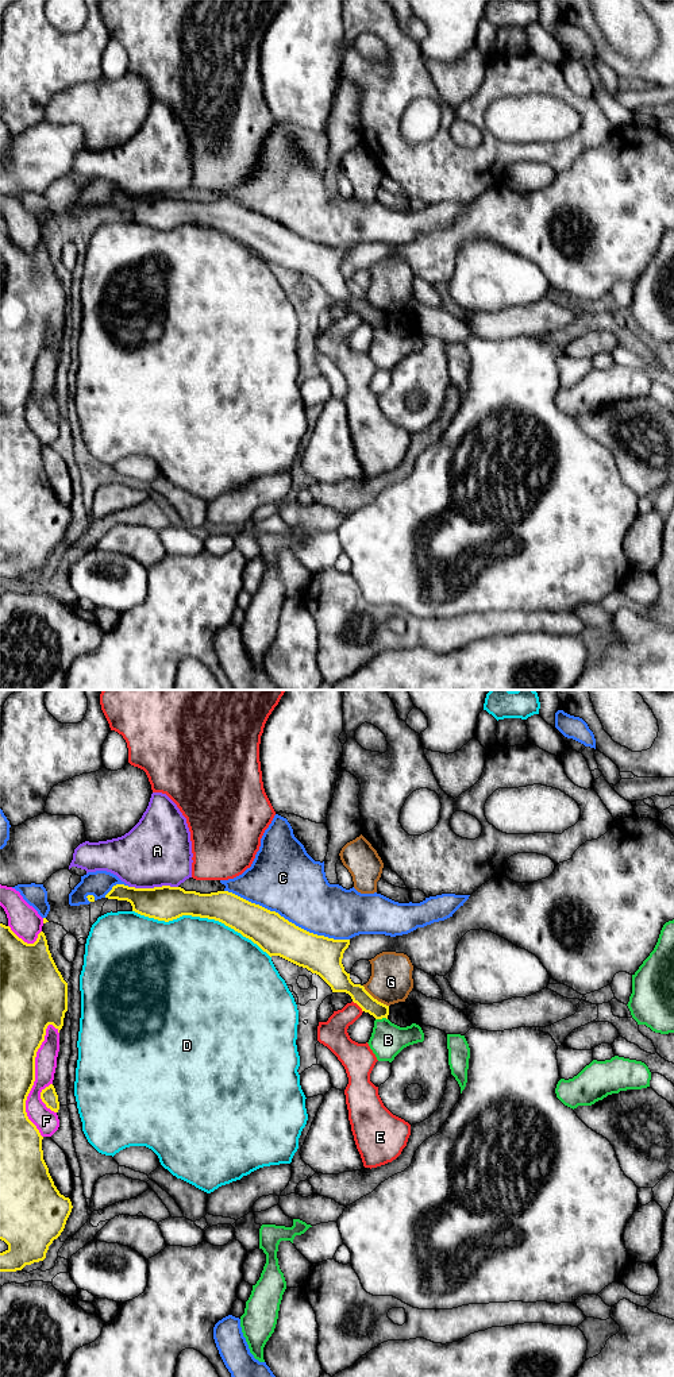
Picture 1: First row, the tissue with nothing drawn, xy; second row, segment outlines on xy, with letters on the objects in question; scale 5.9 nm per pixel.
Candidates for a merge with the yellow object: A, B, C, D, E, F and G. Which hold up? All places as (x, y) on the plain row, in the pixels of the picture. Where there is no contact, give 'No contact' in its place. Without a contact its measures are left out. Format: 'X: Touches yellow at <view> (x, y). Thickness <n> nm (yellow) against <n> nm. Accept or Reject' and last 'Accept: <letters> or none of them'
A: Touches yellow at xy (154, 196). Thickness 200 nm (yellow) against 400 nm. Reject
B: Touches yellow at xy (381, 327). Thickness 100 nm (yellow) against 200 nm. Reject
C: Touches yellow at xy (287, 228). Thickness 240 nm (yellow) against 400 nm. Reject
D: Touches yellow at xy (201, 226). Thickness 200 nm (yellow) against 500 nm. Reject
E: Touches yellow at xy (358, 313). Thickness 150 nm (yellow) against 160 nm. Reject
F: Touches yellow at xy (34, 389). Thickness 240 nm (yellow) against 140 nm. Reject
G: Touches yellow at xy (376, 308). Thickness 130 nm (yellow) against 260 nm. Reject
Accept: none of them

